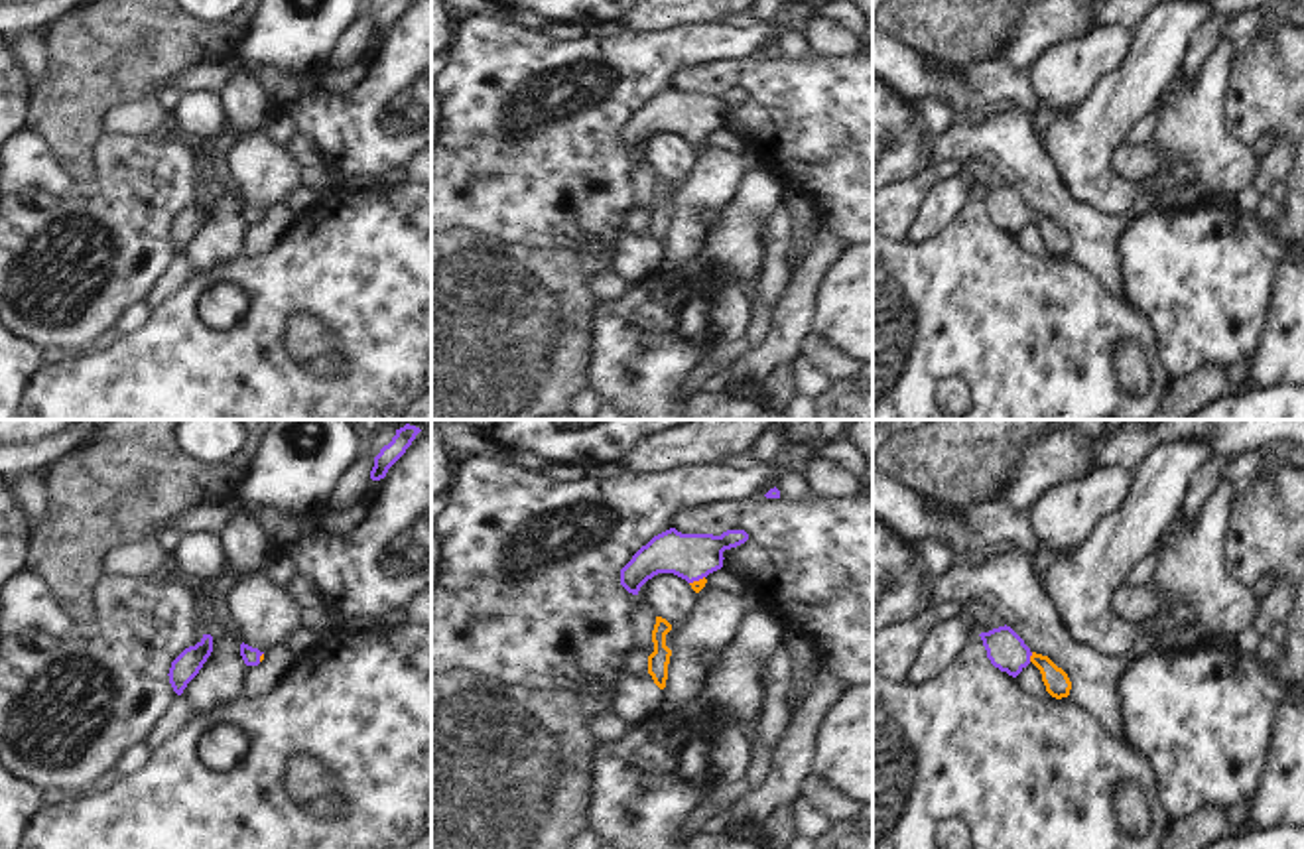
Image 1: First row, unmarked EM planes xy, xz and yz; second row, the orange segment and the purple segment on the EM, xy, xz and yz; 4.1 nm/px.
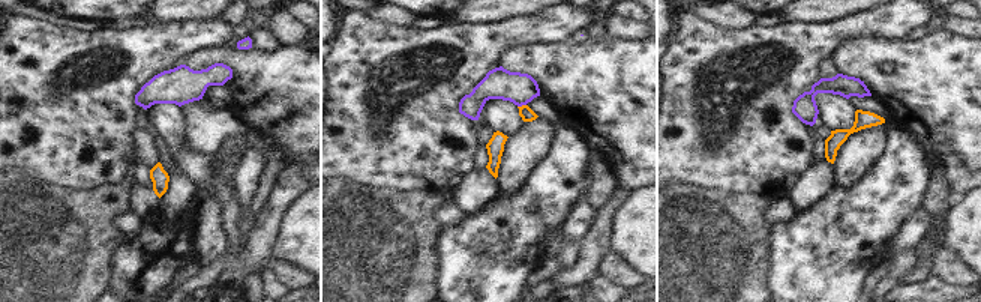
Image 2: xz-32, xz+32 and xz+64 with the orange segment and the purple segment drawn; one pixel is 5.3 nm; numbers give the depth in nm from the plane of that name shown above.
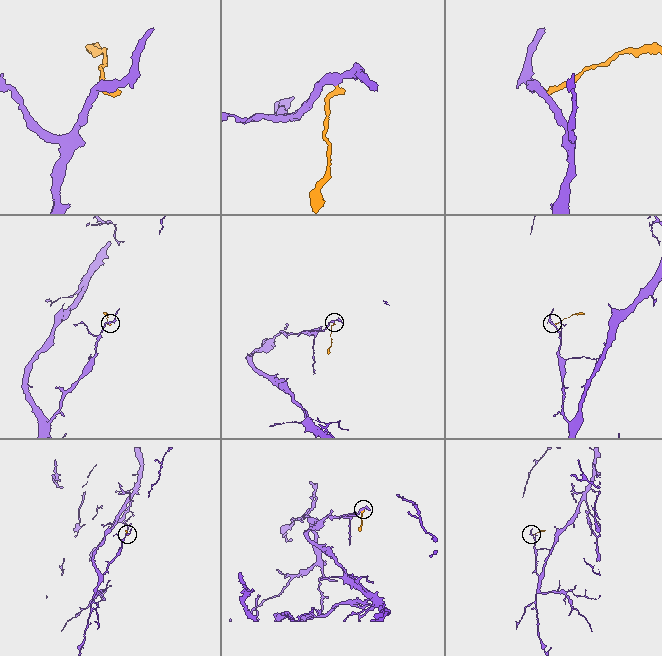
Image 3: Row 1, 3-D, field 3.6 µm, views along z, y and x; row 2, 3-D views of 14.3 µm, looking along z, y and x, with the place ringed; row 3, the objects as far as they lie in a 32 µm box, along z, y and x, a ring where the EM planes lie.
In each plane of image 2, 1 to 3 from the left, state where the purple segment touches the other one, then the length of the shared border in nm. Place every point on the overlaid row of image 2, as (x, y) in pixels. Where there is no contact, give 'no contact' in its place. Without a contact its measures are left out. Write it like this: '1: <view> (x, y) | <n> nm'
1: no contact
2: xz+32 (522, 105) | 50 nm
3: no contact

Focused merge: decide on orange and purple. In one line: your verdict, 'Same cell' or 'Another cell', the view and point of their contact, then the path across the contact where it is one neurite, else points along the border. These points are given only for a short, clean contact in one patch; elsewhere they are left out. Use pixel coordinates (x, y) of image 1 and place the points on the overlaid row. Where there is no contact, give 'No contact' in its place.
Same cell. Touches orange at yz (1031, 656). Path across: yz (1054, 678), (1031, 656), (1011, 654), (1005, 649).

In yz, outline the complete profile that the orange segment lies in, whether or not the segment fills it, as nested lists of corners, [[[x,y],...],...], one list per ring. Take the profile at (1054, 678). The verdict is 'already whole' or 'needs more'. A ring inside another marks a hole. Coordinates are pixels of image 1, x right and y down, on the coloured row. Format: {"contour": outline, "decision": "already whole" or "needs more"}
{"contour": [[[999,626],[979,634],[987,650],[987,658],[995,668],[1016,678],[1030,662],[1040,670],[1046,691],[1056,697],[1068,697],[1072,682],[1048,656],[1032,652],[1024,640],[1011,628]]], "decision": "needs more"}

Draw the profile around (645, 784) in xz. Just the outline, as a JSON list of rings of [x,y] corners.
[[[770,613],[749,615],[723,648],[701,695],[678,717],[658,709],[632,725],[617,743],[601,741],[593,754],[593,788],[587,829],[609,849],[682,849],[676,837],[684,819],[715,786],[709,752],[715,745],[713,711],[727,709],[743,729],[762,709],[762,670],[782,642],[782,624]]]

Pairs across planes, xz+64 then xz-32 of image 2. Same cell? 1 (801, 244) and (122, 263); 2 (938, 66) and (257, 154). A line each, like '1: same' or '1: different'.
1: same
2: different

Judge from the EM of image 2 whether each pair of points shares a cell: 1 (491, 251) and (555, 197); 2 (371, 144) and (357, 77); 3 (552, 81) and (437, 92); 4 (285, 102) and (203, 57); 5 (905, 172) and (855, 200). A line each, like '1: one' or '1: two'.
1: one
2: one
3: two
4: one
5: one

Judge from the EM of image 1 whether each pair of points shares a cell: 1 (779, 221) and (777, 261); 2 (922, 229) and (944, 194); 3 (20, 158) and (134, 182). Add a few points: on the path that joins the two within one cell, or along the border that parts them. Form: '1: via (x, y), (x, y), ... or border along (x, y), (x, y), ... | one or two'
1: via (777, 231), (777, 251) | one
2: via (930, 221), (944, 201) | one
3: via (48, 186), (54, 192), (107, 192) | one

